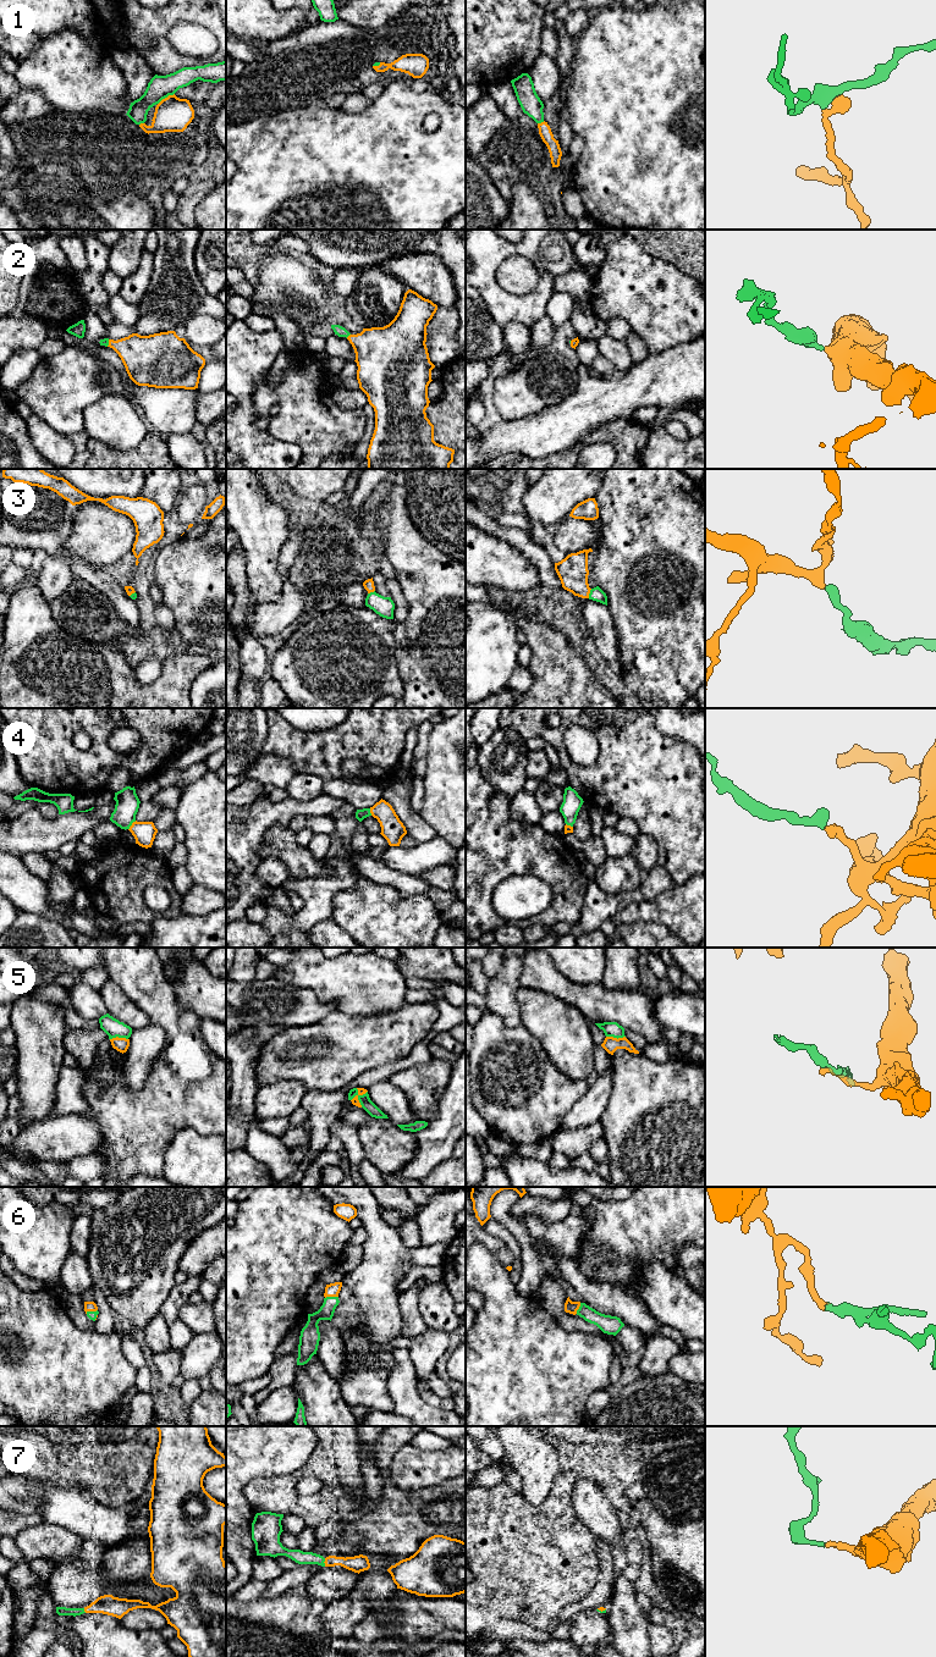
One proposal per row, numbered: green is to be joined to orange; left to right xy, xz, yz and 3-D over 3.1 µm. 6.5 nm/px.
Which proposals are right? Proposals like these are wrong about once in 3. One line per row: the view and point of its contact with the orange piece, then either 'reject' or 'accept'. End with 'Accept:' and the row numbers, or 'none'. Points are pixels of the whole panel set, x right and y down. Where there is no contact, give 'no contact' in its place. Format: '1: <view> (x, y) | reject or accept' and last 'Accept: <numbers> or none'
1: xy (165, 98) | accept
2: xz (348, 336) | accept
3: yz (589, 592) | accept
4: xy (132, 824) | accept
5: xz (357, 1098) | reject
6: xz (331, 1296) | accept
7: xz (324, 1562) | accept
Accept: 1, 2, 3, 4, 6, 7

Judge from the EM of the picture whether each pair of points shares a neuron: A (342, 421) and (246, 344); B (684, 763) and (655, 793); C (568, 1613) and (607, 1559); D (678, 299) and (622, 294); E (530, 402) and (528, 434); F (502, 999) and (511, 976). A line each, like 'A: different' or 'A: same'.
A: different
B: same
C: same
D: same
E: different
F: same

